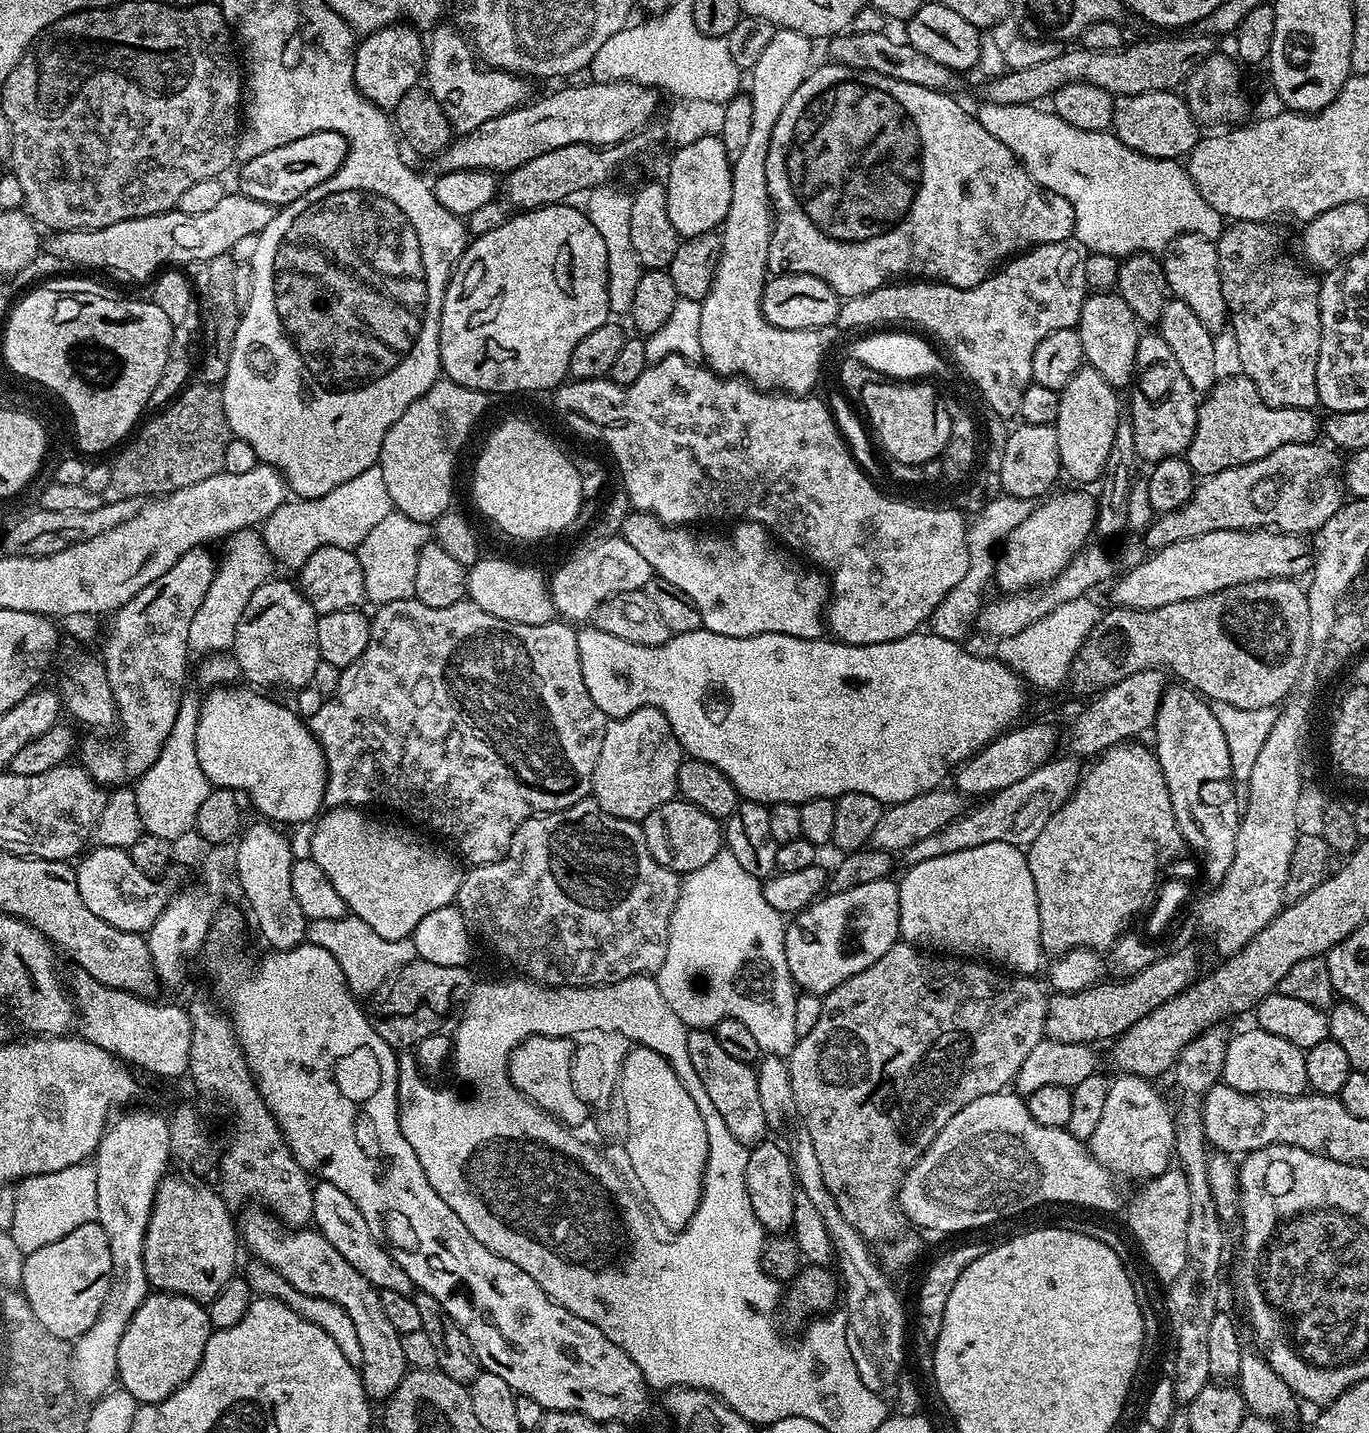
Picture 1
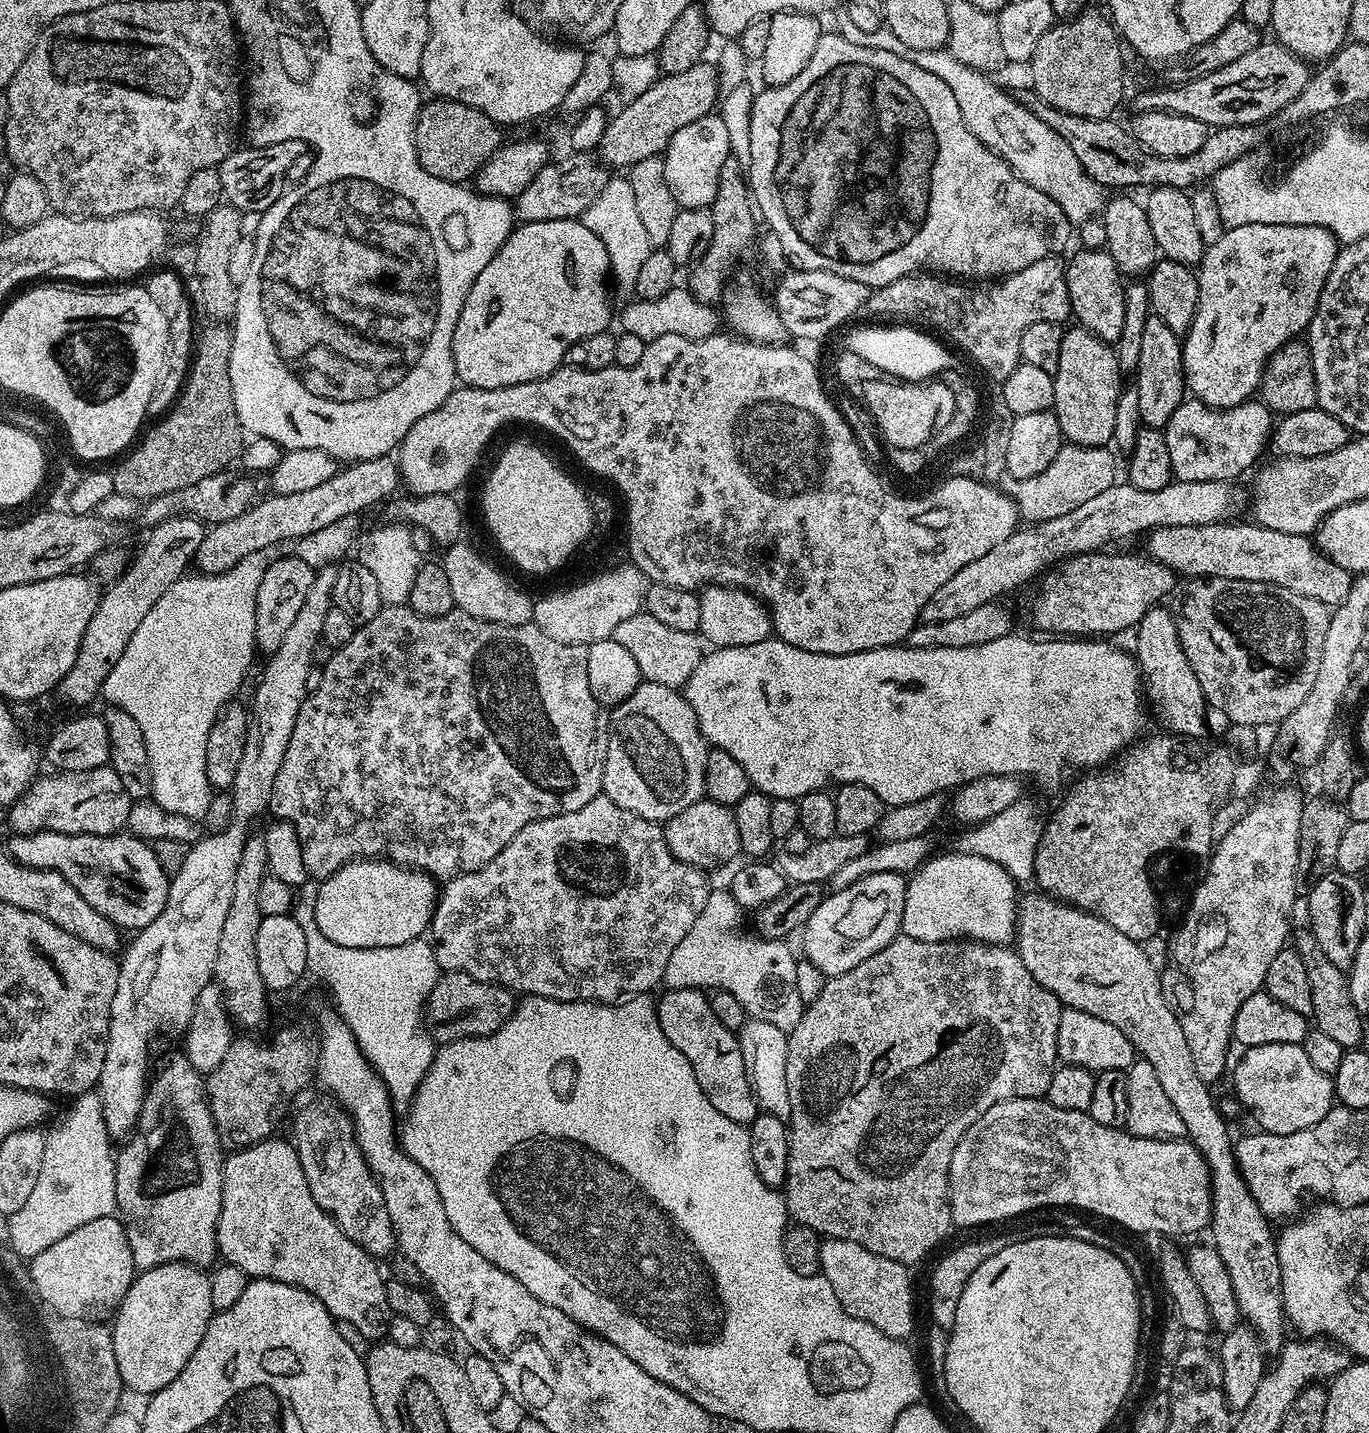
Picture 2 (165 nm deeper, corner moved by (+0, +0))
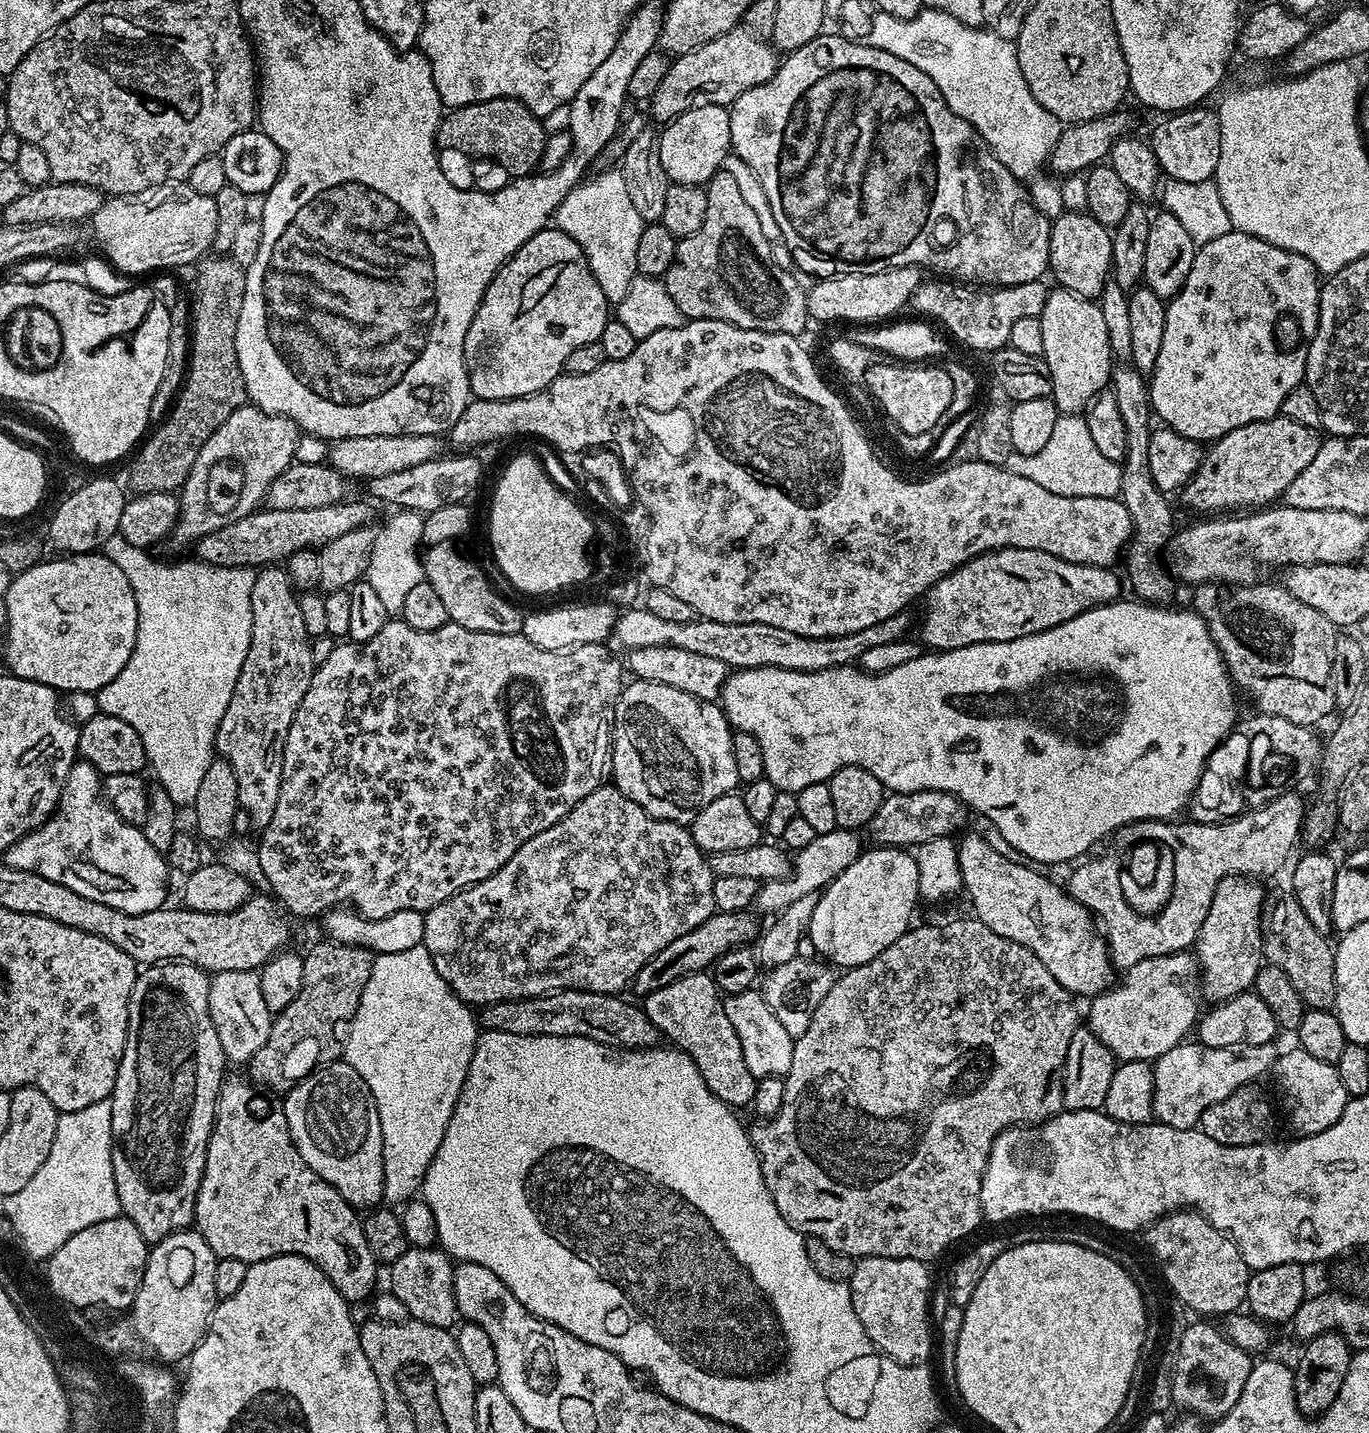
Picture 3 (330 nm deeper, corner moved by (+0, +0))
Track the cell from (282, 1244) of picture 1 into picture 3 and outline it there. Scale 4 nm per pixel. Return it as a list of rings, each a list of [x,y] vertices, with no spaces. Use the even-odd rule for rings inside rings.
[[[225,1075],[224,1082],[220,1086],[220,1093],[216,1099],[216,1117],[210,1134],[210,1142],[206,1146],[206,1166],[198,1186],[196,1218],[194,1221],[195,1231],[199,1232],[201,1238],[206,1242],[206,1246],[210,1246],[210,1250],[214,1250],[216,1257],[221,1260],[238,1258],[238,1262],[246,1262],[249,1265],[275,1256],[301,1256],[310,1262],[314,1262],[314,1266],[318,1266],[322,1270],[322,1274],[326,1274],[326,1278],[330,1278],[330,1282],[334,1282],[334,1290],[338,1290],[338,1294],[342,1294],[344,1300],[355,1302],[355,1300],[366,1299],[365,1301],[367,1301],[378,1288],[378,1285],[376,1285],[378,1262],[366,1242],[361,1217],[358,1215],[357,1209],[348,1204],[346,1198],[342,1198],[342,1194],[338,1194],[338,1190],[334,1190],[334,1186],[330,1186],[330,1182],[318,1178],[318,1174],[314,1174],[314,1170],[310,1170],[310,1166],[306,1166],[306,1161],[302,1158],[302,1154],[298,1154],[298,1150],[290,1138],[290,1130],[288,1129],[283,1107],[279,1103],[272,1104],[271,1099],[273,1100],[273,1097],[261,1091],[247,1075]]]

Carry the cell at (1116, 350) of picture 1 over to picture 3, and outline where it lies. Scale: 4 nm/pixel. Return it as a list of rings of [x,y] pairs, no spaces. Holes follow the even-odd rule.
[[[1063,212],[1052,220],[1048,266],[1059,287],[1087,300],[1096,300],[1112,271],[1111,231],[1087,212]]]

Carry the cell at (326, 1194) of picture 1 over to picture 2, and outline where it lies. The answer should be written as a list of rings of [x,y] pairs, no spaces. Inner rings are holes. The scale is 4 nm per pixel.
[[[335,1102],[312,1104],[297,1114],[290,1140],[296,1145],[314,1202],[329,1212],[334,1222],[342,1226],[342,1234],[346,1234],[350,1242],[362,1246],[366,1254],[373,1258],[391,1257],[398,1245],[390,1214],[386,1214],[386,1198],[382,1198],[380,1184],[356,1144],[351,1116]]]

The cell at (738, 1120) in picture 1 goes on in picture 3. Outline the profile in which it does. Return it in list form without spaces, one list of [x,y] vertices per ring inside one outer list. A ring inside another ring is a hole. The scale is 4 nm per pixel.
[[[703,971],[678,978],[655,992],[654,1000],[660,1003],[660,1009],[657,1012],[653,1011],[651,1017],[663,1039],[671,1042],[696,1063],[706,1086],[719,1100],[733,1110],[741,1110],[740,1108],[744,1107],[747,1109],[756,1093],[757,1079],[754,1074],[750,1074],[750,1069],[746,1067],[746,1061],[742,1058],[742,1042],[738,1042],[738,1034],[734,1026],[730,1026],[730,1018],[726,1018],[722,993],[711,975]]]

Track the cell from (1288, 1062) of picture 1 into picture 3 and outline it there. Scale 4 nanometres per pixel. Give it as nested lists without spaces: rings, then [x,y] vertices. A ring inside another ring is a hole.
[[[1292,1046],[1289,1052],[1281,1051],[1274,1065],[1276,1088],[1280,1091],[1280,1100],[1288,1111],[1288,1120],[1292,1123],[1293,1133],[1300,1136],[1313,1136],[1338,1122],[1342,1110],[1350,1099],[1342,1078],[1338,1078],[1335,1064],[1321,1062],[1306,1054],[1298,1046]]]

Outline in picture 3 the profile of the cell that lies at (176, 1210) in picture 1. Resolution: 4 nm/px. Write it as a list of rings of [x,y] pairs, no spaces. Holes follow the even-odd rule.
[[[165,962],[145,967],[137,975],[134,982],[132,997],[128,1003],[128,1033],[126,1046],[122,1050],[122,1058],[118,1066],[118,1078],[114,1082],[114,1090],[110,1097],[112,1101],[112,1165],[114,1166],[114,1186],[118,1186],[118,1202],[120,1211],[128,1220],[138,1226],[138,1234],[149,1246],[157,1244],[172,1232],[187,1229],[196,1218],[196,1199],[198,1186],[206,1166],[206,1146],[210,1142],[210,1134],[216,1117],[216,1099],[220,1086],[226,1075],[226,1061],[222,1042],[218,1042],[218,1030],[214,1030],[214,1022],[210,1018],[210,976],[198,966],[183,962]]]

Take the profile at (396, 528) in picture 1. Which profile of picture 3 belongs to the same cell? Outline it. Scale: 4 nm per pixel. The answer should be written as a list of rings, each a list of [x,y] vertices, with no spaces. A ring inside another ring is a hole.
[[[396,510],[391,514],[393,516],[385,522],[384,529],[381,527],[376,533],[374,550],[370,550],[370,562],[366,566],[363,579],[370,582],[382,606],[386,606],[390,614],[399,614],[409,590],[424,580],[424,516],[407,510]]]

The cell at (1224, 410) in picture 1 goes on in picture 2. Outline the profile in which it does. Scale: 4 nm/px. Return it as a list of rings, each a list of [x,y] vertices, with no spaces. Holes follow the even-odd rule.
[[[1186,398],[1162,429],[1166,450],[1170,450],[1172,475],[1182,482],[1235,481],[1235,476],[1242,475],[1259,458],[1264,448],[1266,450],[1269,447],[1273,427],[1273,413],[1263,402],[1239,404],[1233,408],[1211,408],[1198,399]]]

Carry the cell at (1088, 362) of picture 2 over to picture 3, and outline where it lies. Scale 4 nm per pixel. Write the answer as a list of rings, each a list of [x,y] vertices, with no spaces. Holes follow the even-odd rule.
[[[1057,287],[1049,291],[1046,302],[1039,315],[1042,322],[1042,350],[1046,366],[1050,366],[1052,394],[1057,412],[1061,414],[1080,414],[1088,405],[1109,387],[1114,367],[1114,357],[1110,346],[1110,334],[1106,334],[1106,321],[1096,300],[1087,300],[1067,288]]]

